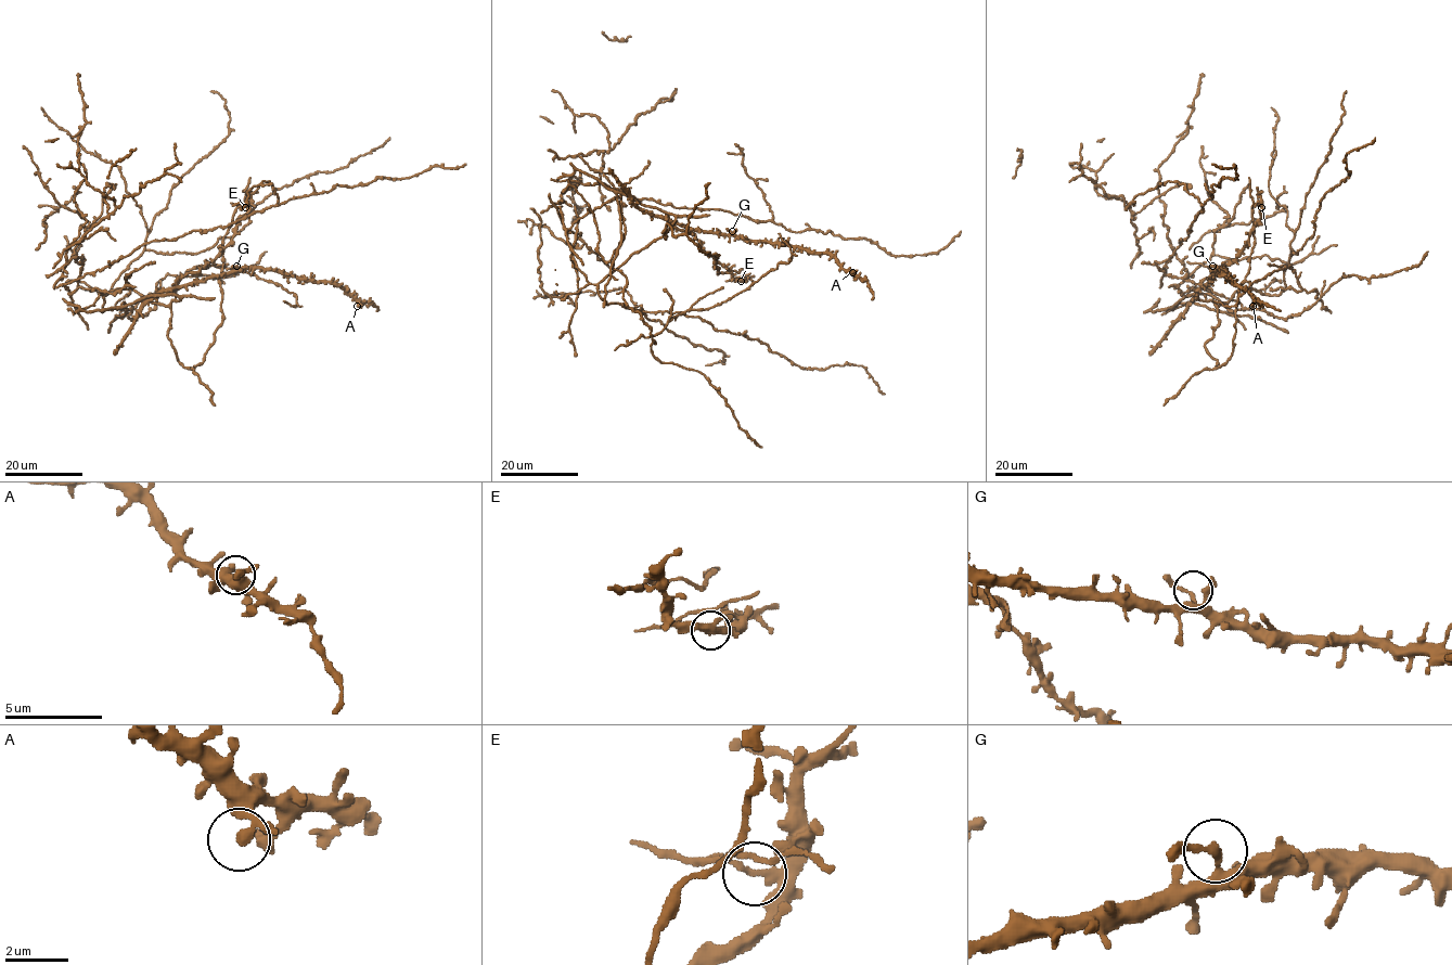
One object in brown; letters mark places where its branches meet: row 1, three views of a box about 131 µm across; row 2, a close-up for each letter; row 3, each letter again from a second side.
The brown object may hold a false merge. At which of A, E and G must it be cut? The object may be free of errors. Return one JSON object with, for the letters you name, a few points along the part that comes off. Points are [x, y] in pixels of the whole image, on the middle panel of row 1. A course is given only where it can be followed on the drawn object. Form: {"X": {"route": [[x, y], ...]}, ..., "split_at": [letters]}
{"E": {"route": [[741, 281], [734, 279], [750, 273]]}, "split_at": ["E"]}

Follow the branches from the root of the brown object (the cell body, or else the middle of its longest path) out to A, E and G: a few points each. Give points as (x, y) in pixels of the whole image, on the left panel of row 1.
A: (179, 299), (168, 338), (193, 368), (222, 321), (231, 227), (177, 285), (275, 269), (334, 281), (357, 306)
E: (179, 299), (170, 303), (168, 338), (177, 359), (193, 368), (203, 361), (222, 321), (222, 241), (245, 207)
G: (179, 299), (168, 338), (193, 368), (222, 321), (231, 227), (214, 259), (178, 279), (192, 284), (236, 266)

